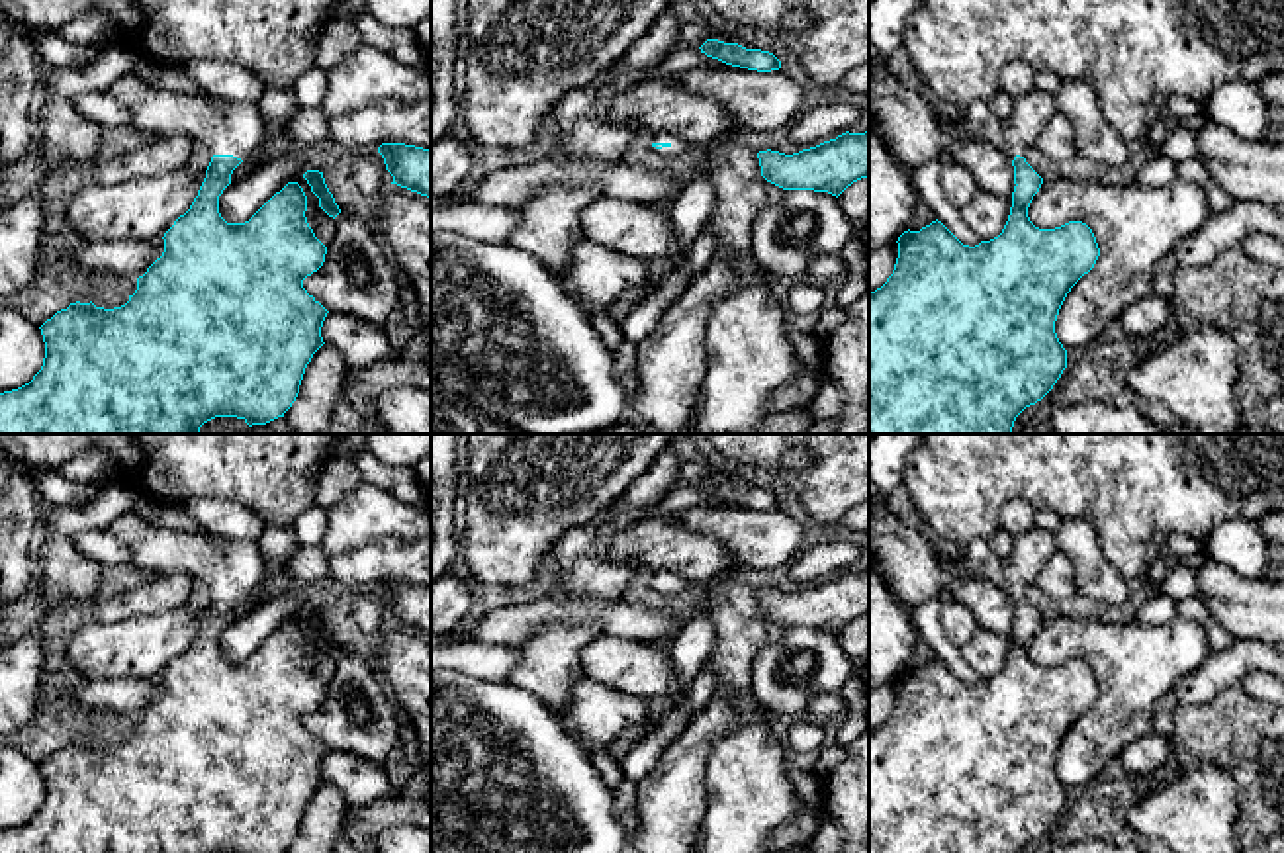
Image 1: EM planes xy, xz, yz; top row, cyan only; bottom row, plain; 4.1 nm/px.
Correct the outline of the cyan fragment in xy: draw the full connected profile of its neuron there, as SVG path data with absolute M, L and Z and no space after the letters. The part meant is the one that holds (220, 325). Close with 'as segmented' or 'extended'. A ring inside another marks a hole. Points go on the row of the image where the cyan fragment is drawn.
M125 76L106 88L131 110L131 121L155 133L184 133L207 145L211 162L190 209L164 233L164 252L143 276L121 307L104 309L70 303L39 329L45 358L33 380L0 393L0 434L202 434L200 426L215 417L237 417L249 426L266 425L292 407L313 354L325 344L321 327L327 309L307 293L303 280L317 272L327 247L307 223L307 196L288 182L249 221L227 223L219 196L233 170L266 139L266 123L256 104L184 94Z; extended

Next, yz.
M1033 88L1004 119L1016 186L998 237L969 247L938 219L898 237L893 274L869 293L869 434L1012 434L1016 417L1041 401L1067 368L1055 321L1100 248L1082 221L1039 229L1028 217L1043 178L1024 157L1055 112L1055 96Z; extended

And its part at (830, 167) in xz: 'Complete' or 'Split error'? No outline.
Complete

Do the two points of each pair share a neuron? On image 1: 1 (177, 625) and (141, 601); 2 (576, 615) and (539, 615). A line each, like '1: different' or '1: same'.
1: different
2: same

